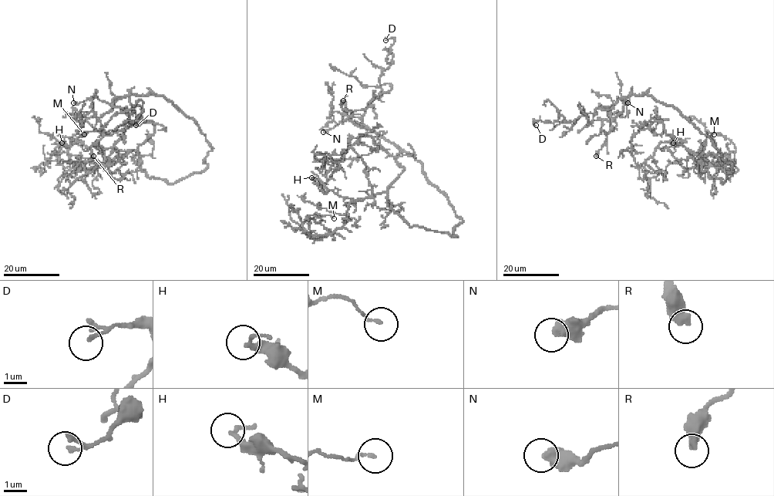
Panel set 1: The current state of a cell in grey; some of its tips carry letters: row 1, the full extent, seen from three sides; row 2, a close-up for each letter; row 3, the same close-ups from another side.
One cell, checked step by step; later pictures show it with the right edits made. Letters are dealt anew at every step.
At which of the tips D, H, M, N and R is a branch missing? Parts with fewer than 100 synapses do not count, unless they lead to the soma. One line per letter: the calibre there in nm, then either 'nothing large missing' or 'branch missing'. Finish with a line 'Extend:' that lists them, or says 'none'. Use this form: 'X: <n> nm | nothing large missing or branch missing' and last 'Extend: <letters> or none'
D: 110 nm | nothing large missing
H: 200 nm | nothing large missing
M: 120 nm | nothing large missing
N: 550 nm | nothing large missing
R: 400 nm | nothing large missing
Extend: none

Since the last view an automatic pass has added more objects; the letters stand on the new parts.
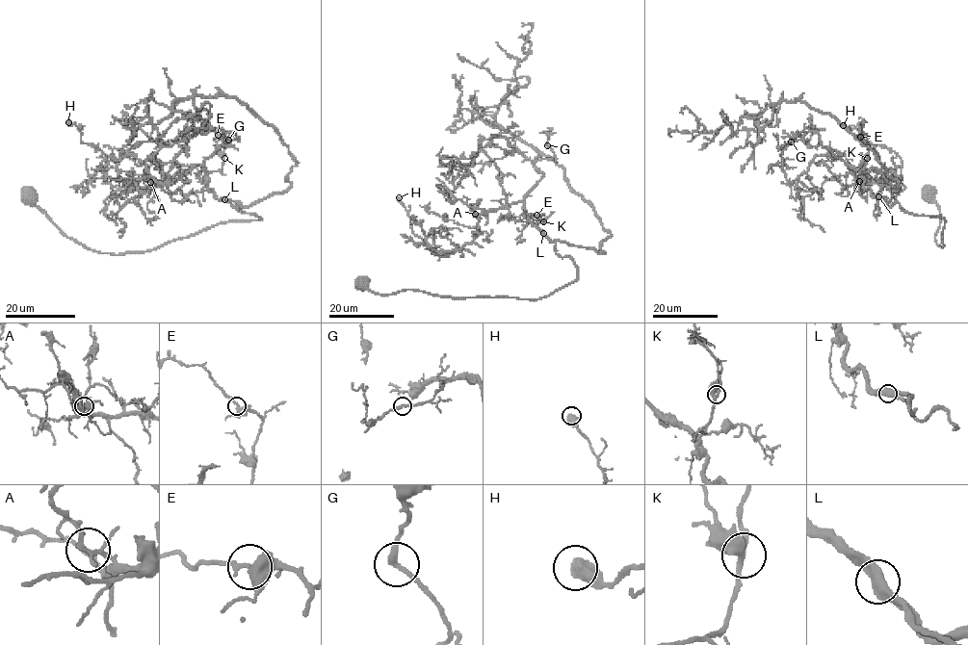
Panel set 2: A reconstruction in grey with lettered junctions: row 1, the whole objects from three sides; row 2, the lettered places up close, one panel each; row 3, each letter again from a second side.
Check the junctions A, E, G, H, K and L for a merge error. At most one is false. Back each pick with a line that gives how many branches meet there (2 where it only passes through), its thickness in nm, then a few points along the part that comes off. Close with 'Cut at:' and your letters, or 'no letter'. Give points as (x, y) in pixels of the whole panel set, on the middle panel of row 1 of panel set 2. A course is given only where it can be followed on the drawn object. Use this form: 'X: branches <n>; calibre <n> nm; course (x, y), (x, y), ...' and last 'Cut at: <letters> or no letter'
Cut at: no letter

